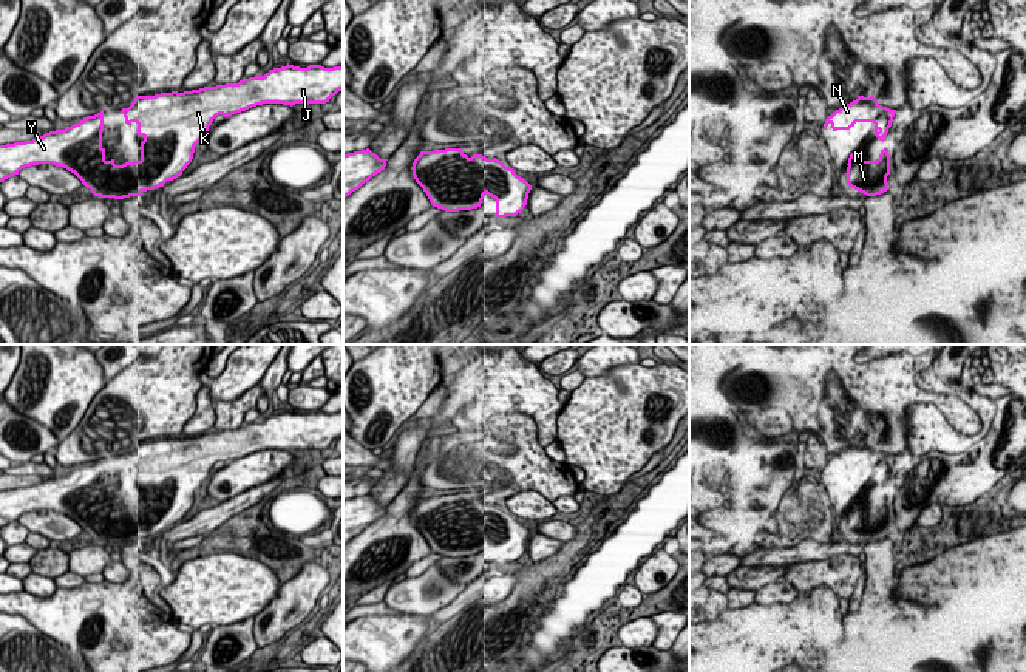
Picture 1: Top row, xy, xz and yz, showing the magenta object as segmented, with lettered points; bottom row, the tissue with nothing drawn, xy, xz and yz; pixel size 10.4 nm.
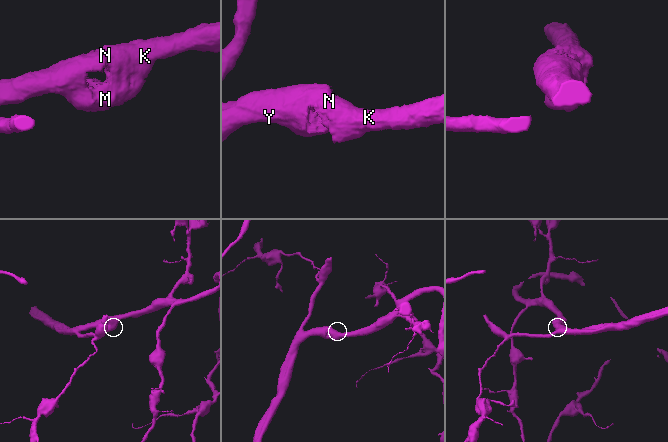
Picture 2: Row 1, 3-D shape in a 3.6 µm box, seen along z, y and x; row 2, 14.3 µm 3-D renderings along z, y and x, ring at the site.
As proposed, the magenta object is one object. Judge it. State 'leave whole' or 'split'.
leave whole

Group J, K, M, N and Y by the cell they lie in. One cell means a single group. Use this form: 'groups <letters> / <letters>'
groups J K M N Y

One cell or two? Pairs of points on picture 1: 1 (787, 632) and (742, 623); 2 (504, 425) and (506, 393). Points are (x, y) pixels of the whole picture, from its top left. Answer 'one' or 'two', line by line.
1: two
2: two

